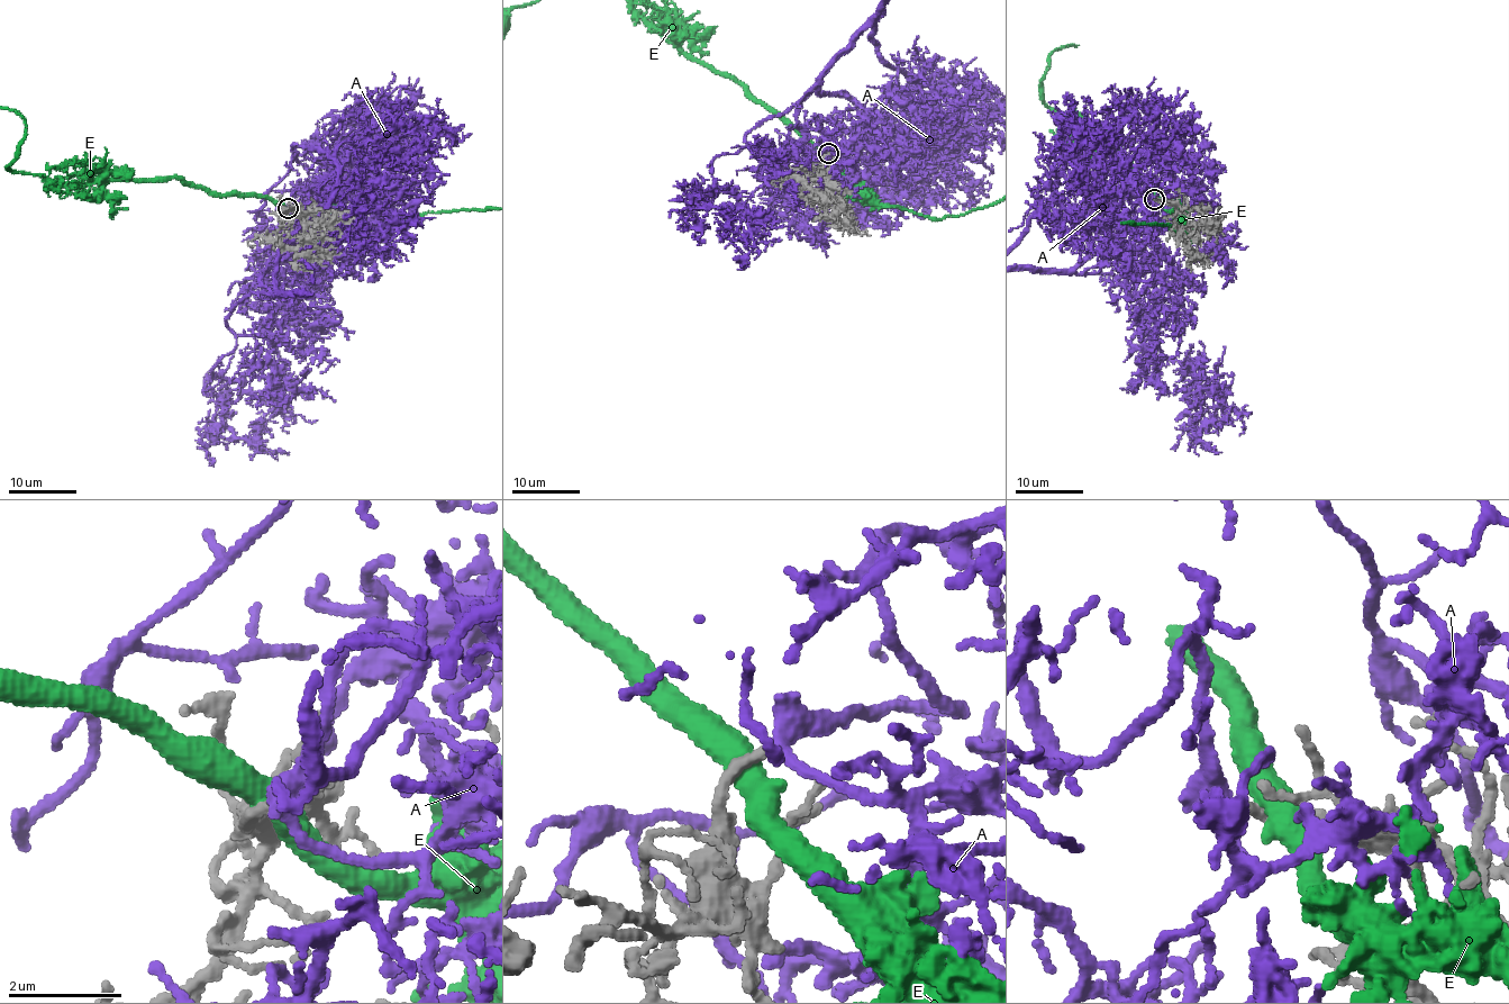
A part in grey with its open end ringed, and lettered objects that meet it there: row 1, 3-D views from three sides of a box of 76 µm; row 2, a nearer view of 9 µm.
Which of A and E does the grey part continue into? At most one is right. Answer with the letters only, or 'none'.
A

